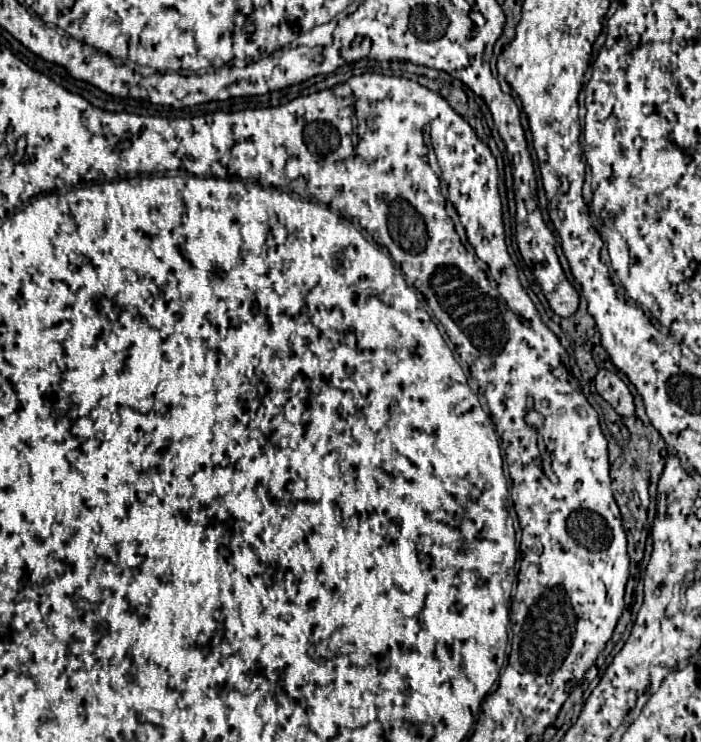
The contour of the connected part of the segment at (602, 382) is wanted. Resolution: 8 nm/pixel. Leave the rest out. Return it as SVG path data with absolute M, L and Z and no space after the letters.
M600 369L594 383L596 383L596 391L614 407L618 415L622 417L634 415L634 397L628 385L616 373L608 369Z

